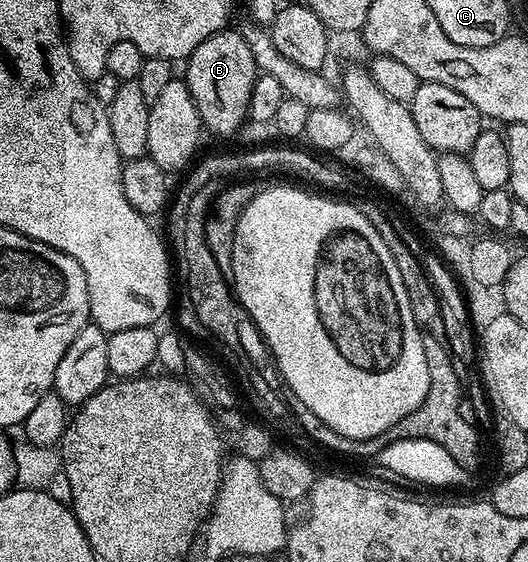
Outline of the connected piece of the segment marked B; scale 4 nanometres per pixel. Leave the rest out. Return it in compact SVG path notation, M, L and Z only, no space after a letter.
M225 29L211 35L186 60L186 82L200 114L200 122L216 135L234 134L240 122L249 118L248 107L252 103L252 90L258 78L251 46L239 30L232 30Z

